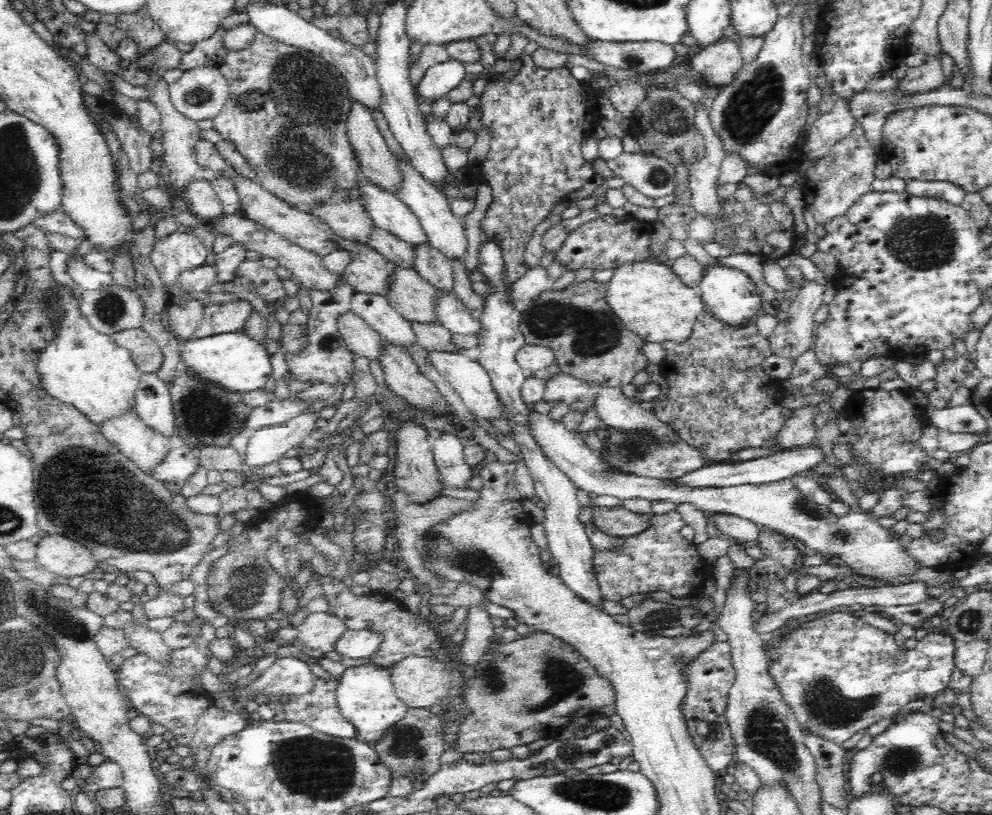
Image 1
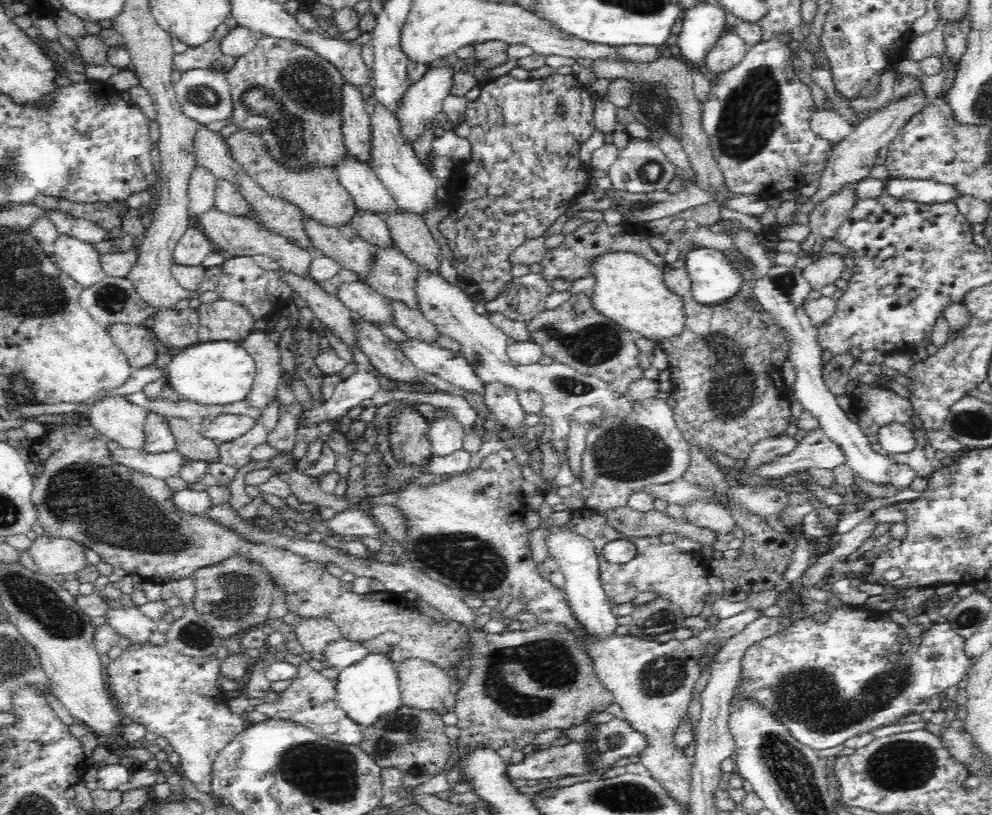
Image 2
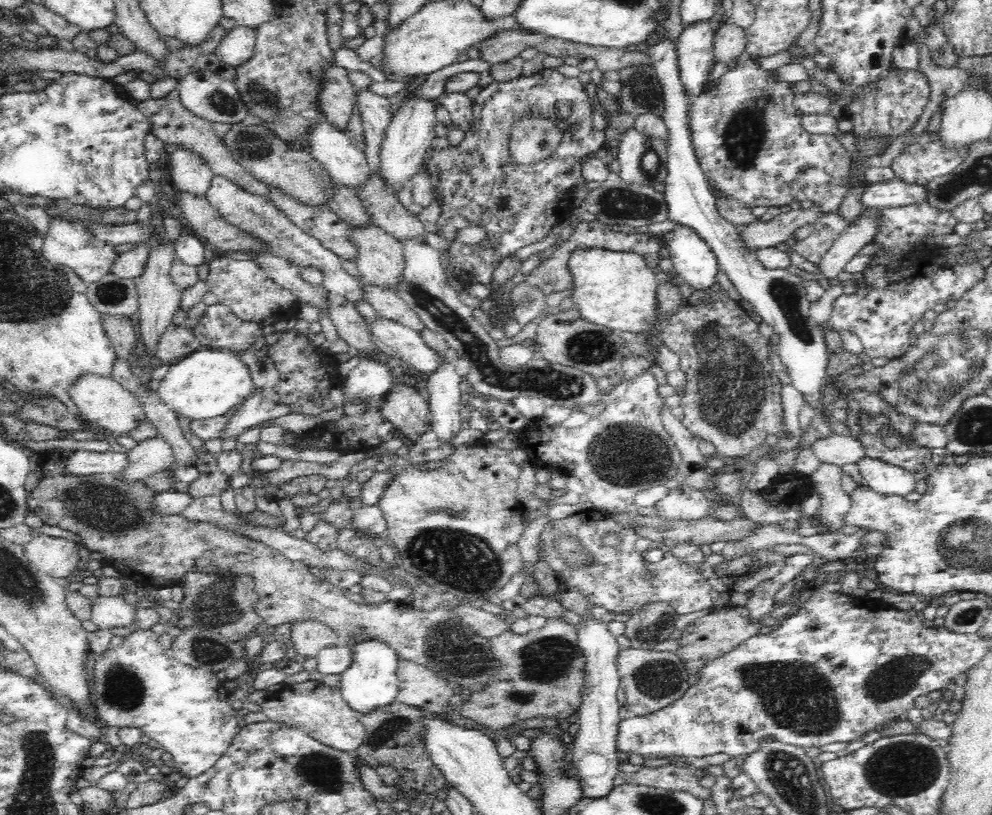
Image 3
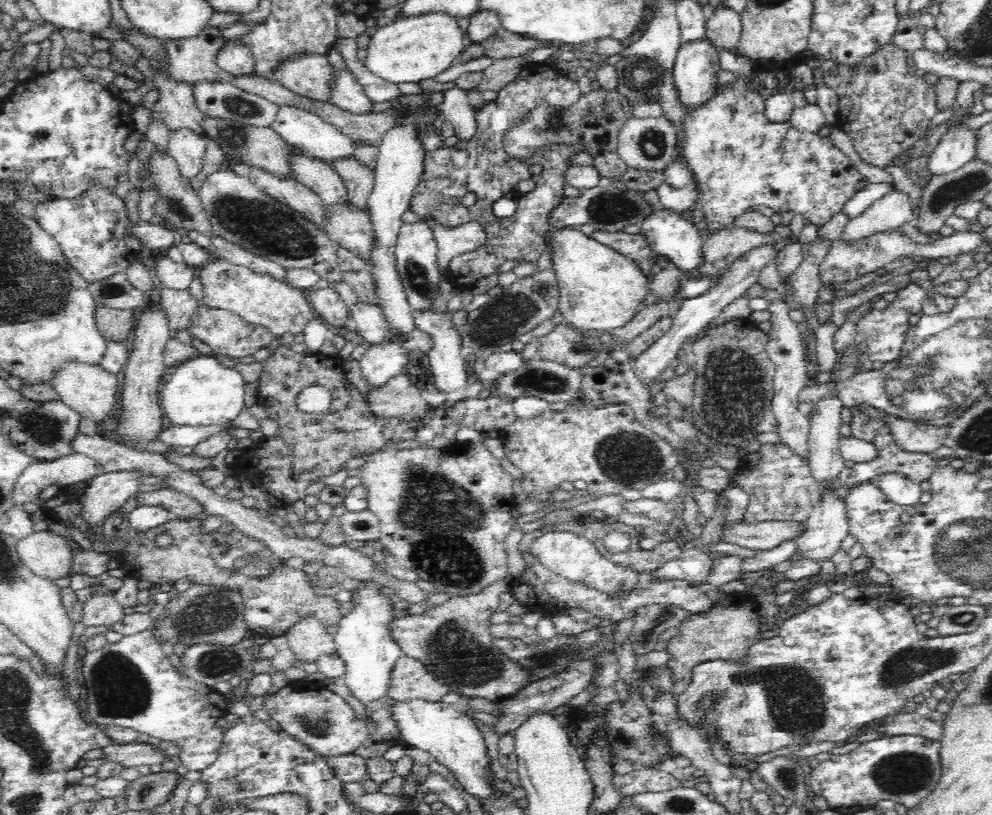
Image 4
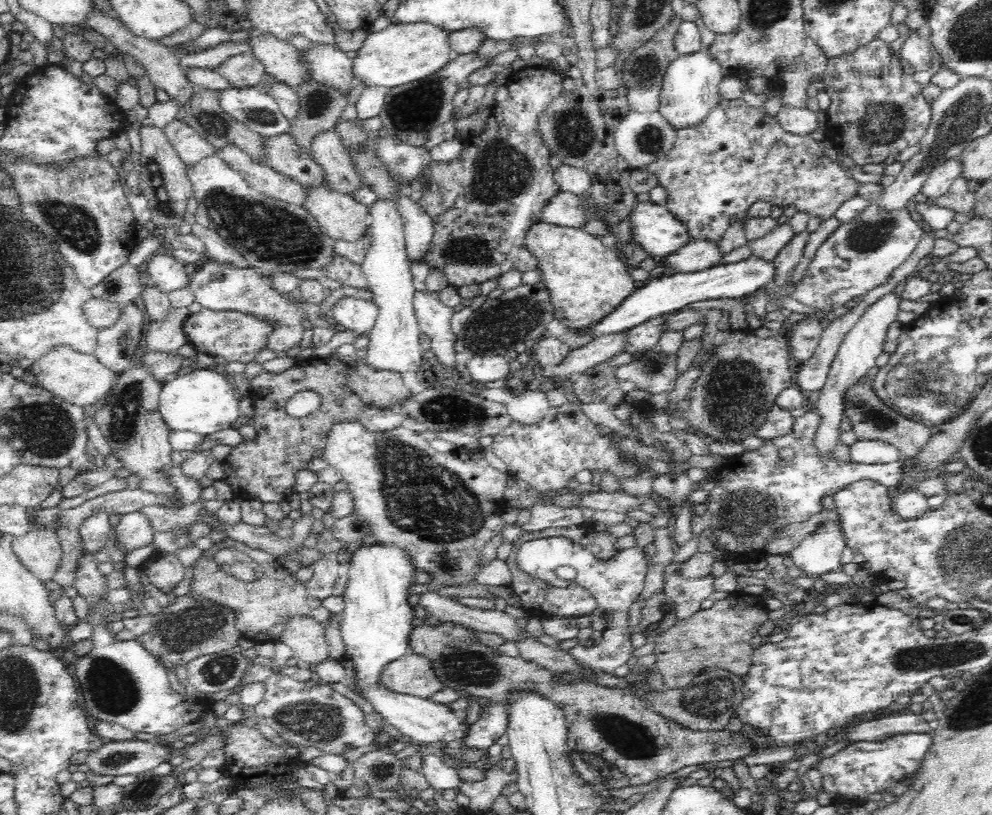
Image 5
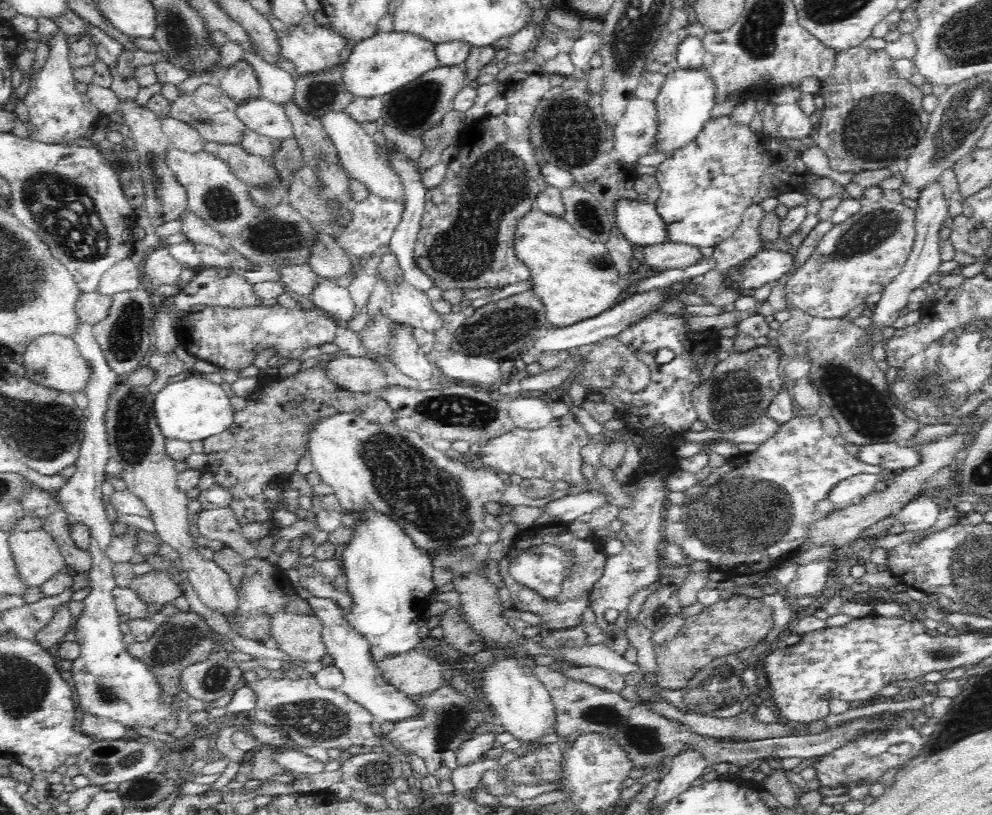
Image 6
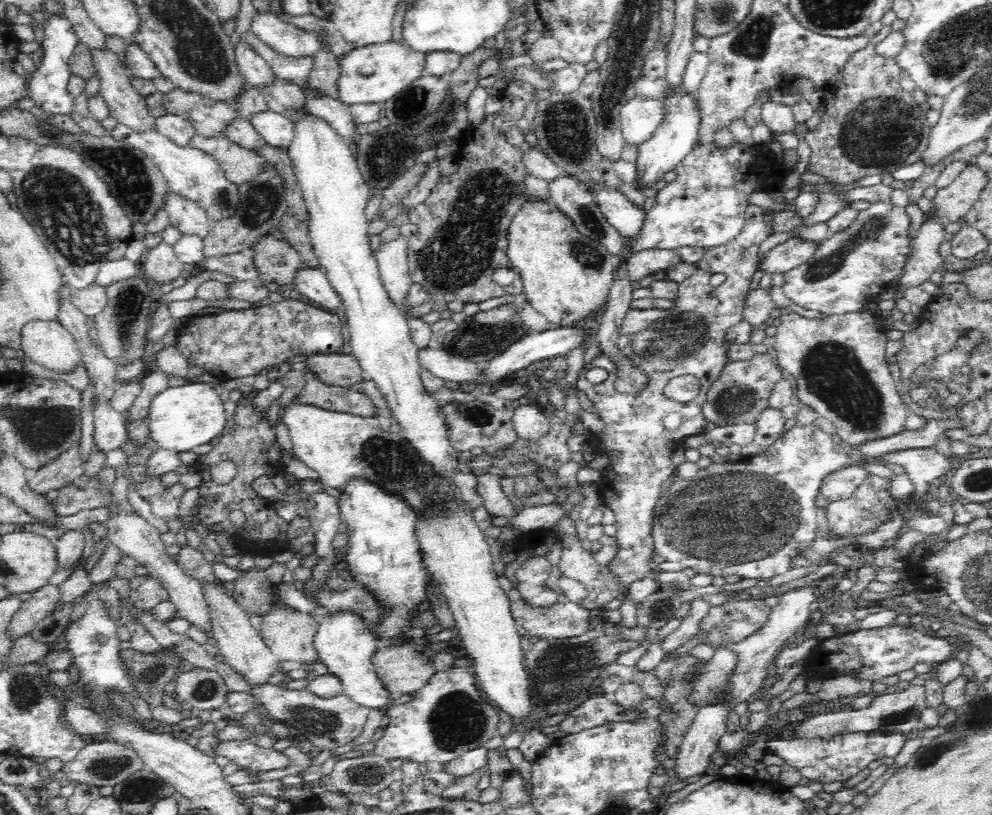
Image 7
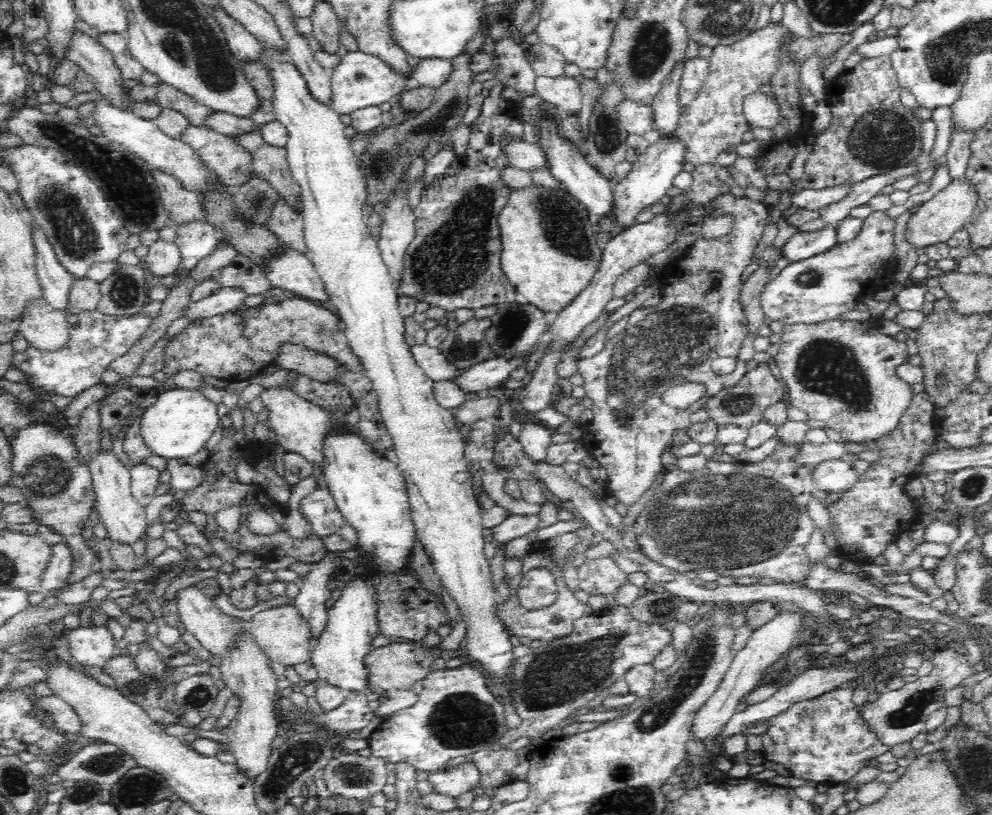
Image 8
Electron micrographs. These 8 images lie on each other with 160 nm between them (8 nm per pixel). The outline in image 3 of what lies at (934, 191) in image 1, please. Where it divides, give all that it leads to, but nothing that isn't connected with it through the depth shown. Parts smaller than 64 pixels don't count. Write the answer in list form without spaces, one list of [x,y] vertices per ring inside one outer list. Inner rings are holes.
[[[894,177],[890,181],[869,184],[860,194],[860,205],[863,209],[888,210],[924,203],[926,198],[926,186],[908,184]]]

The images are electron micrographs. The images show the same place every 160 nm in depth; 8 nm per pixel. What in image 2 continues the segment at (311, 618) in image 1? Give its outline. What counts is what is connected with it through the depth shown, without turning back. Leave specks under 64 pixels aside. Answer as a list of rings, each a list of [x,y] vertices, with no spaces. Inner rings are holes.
[[[322,618],[300,619],[295,628],[296,638],[302,645],[303,652],[318,654],[324,647],[340,640],[340,629],[331,620]]]

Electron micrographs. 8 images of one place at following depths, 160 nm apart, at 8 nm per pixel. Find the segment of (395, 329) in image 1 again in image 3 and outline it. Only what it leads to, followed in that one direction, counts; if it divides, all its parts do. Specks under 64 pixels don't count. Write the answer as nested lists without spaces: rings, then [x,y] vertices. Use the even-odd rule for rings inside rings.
[[[216,175],[212,178],[205,197],[228,225],[238,229],[242,235],[256,239],[264,247],[266,253],[289,261],[298,268],[318,269],[323,274],[324,287],[327,292],[342,295],[352,302],[363,300],[359,277],[349,275],[342,269],[341,257],[325,248],[314,236],[293,224],[292,220],[289,220],[288,216],[279,210],[268,197],[247,192],[232,180]]]

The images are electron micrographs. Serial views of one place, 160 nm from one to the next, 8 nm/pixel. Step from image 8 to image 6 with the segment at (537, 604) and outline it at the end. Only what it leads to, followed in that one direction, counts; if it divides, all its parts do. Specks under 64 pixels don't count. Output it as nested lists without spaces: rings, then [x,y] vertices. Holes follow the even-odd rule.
[[[540,544],[540,546],[530,546],[523,548],[521,553],[512,559],[509,566],[509,573],[518,584],[533,590],[544,600],[554,600],[561,593],[561,580],[571,568],[571,558],[565,551],[557,546]]]

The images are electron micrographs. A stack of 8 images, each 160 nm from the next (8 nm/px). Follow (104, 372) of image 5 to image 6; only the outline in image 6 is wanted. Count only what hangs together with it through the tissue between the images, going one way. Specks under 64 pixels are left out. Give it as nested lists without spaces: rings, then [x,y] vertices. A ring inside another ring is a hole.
[[[40,334],[21,352],[26,376],[35,383],[70,393],[82,392],[90,376],[88,361],[81,355],[72,337],[60,334]]]

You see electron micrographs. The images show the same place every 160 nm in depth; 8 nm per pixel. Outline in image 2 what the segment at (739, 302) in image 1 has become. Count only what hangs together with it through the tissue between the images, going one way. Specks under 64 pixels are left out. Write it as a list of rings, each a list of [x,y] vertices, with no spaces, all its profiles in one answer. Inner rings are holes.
[[[687,244],[685,275],[691,282],[691,296],[700,304],[716,304],[738,294],[743,278],[716,248]]]

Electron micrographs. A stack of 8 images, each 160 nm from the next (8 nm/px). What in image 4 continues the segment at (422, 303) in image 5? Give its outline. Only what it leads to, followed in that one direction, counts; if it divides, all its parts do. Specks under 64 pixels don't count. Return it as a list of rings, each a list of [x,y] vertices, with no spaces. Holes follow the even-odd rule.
[[[413,310],[412,315],[418,330],[432,338],[432,348],[428,352],[430,366],[434,373],[434,385],[444,394],[454,392],[467,384],[468,376],[464,370],[465,359],[460,354],[461,336],[454,324],[454,314],[448,310]]]

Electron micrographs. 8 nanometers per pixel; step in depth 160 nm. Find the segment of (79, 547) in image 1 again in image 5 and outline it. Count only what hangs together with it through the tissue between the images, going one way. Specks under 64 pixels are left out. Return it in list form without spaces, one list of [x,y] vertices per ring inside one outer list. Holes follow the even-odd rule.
[[[31,529],[22,536],[15,536],[11,545],[21,563],[40,581],[50,580],[60,564],[62,556],[61,542],[56,531],[51,529]]]

